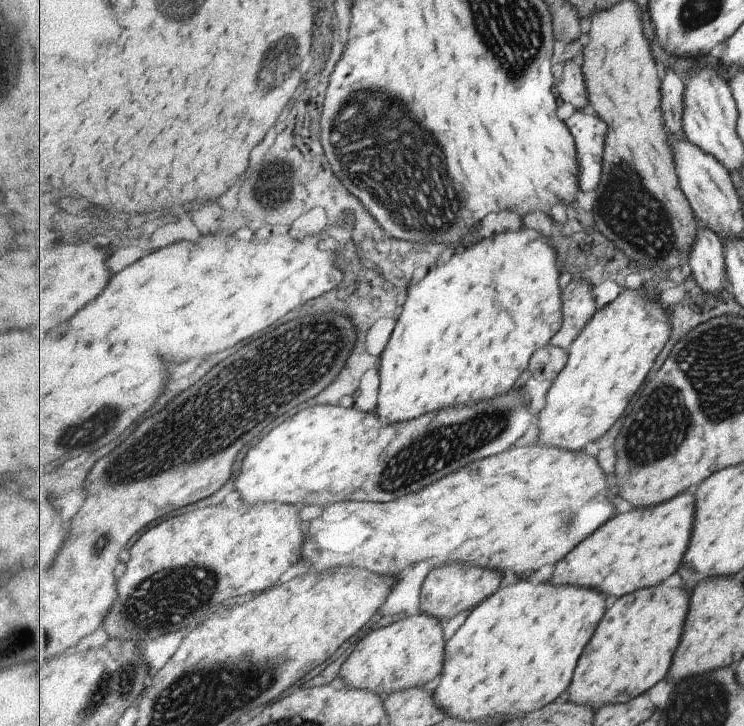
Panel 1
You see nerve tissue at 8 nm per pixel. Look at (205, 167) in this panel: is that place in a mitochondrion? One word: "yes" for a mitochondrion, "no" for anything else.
no

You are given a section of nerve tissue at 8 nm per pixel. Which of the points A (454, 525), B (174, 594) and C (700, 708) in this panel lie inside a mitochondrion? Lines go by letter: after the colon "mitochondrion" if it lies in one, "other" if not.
A: other
B: mitochondrion
C: mitochondrion

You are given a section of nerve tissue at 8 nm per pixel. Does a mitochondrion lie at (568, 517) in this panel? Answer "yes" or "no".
yes

